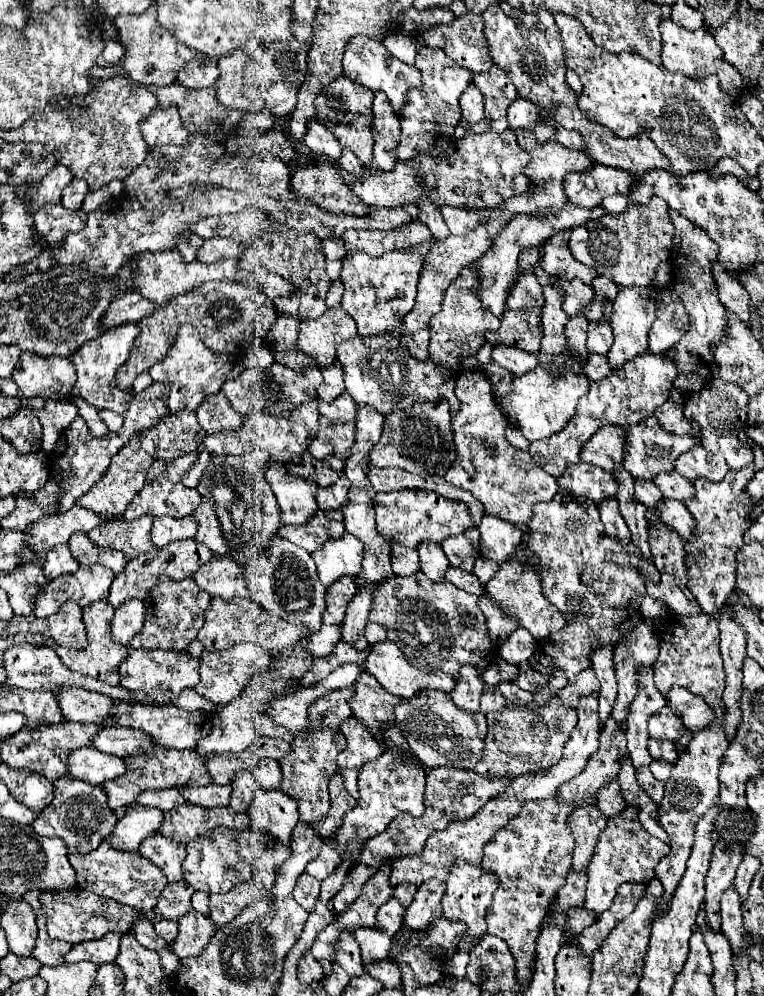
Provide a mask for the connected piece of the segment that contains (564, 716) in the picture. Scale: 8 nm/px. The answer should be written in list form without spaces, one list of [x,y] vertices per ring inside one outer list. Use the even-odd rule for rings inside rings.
[[[551,696],[546,705],[534,703],[506,703],[500,711],[488,713],[488,735],[482,761],[474,767],[474,771],[482,775],[496,777],[518,777],[524,773],[542,771],[562,757],[564,743],[568,741],[578,717],[570,705],[564,705],[558,696]]]

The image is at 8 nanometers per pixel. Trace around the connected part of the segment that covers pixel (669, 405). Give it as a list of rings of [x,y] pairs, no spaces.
[[[666,401],[664,405],[658,407],[658,411],[654,413],[654,417],[660,421],[660,425],[662,425],[664,429],[668,429],[668,431],[672,431],[672,433],[676,433],[676,435],[686,435],[686,433],[692,435],[692,437],[700,435],[700,433],[698,433],[698,425],[696,425],[694,421],[688,421],[688,419],[684,417],[682,409],[684,409],[684,405]]]

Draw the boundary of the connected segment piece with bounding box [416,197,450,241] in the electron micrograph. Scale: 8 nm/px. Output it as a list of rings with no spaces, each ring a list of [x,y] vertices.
[[[428,197],[418,199],[416,205],[418,205],[418,209],[420,209],[418,221],[422,221],[422,223],[430,229],[430,233],[432,233],[432,237],[434,237],[436,241],[444,241],[446,237],[450,237],[450,231],[446,229],[446,223],[444,223],[444,219],[442,219],[442,215],[440,215],[438,205],[430,203]]]

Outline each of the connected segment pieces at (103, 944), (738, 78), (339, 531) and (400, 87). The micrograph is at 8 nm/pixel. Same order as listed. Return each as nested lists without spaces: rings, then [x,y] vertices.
[[[106,933],[106,937],[102,937],[102,939],[84,941],[84,943],[74,945],[66,953],[64,959],[66,959],[66,963],[78,963],[78,961],[92,961],[96,965],[112,963],[118,955],[120,939],[122,939],[122,933]]]
[[[662,19],[660,23],[660,33],[662,33],[662,65],[672,71],[672,73],[684,73],[690,79],[704,79],[704,77],[718,77],[718,85],[722,91],[738,97],[743,90],[743,78],[737,69],[730,63],[722,61],[722,49],[718,49],[712,33],[708,33],[704,27],[698,31],[688,31],[670,19]]]
[[[318,511],[306,525],[284,525],[278,529],[278,535],[286,537],[308,553],[314,553],[328,539],[338,539],[344,535],[342,511]]]
[[[362,35],[352,37],[348,41],[348,45],[346,45],[342,65],[344,65],[344,75],[350,77],[350,81],[354,81],[356,85],[362,85],[362,87],[370,89],[372,93],[374,91],[386,93],[386,97],[388,97],[394,111],[402,109],[402,105],[406,103],[406,93],[412,87],[422,85],[422,77],[420,77],[420,73],[418,73],[418,69],[414,65],[406,65],[400,59],[392,57],[386,51],[386,47],[382,45],[382,41],[374,41],[370,37],[362,37]]]

